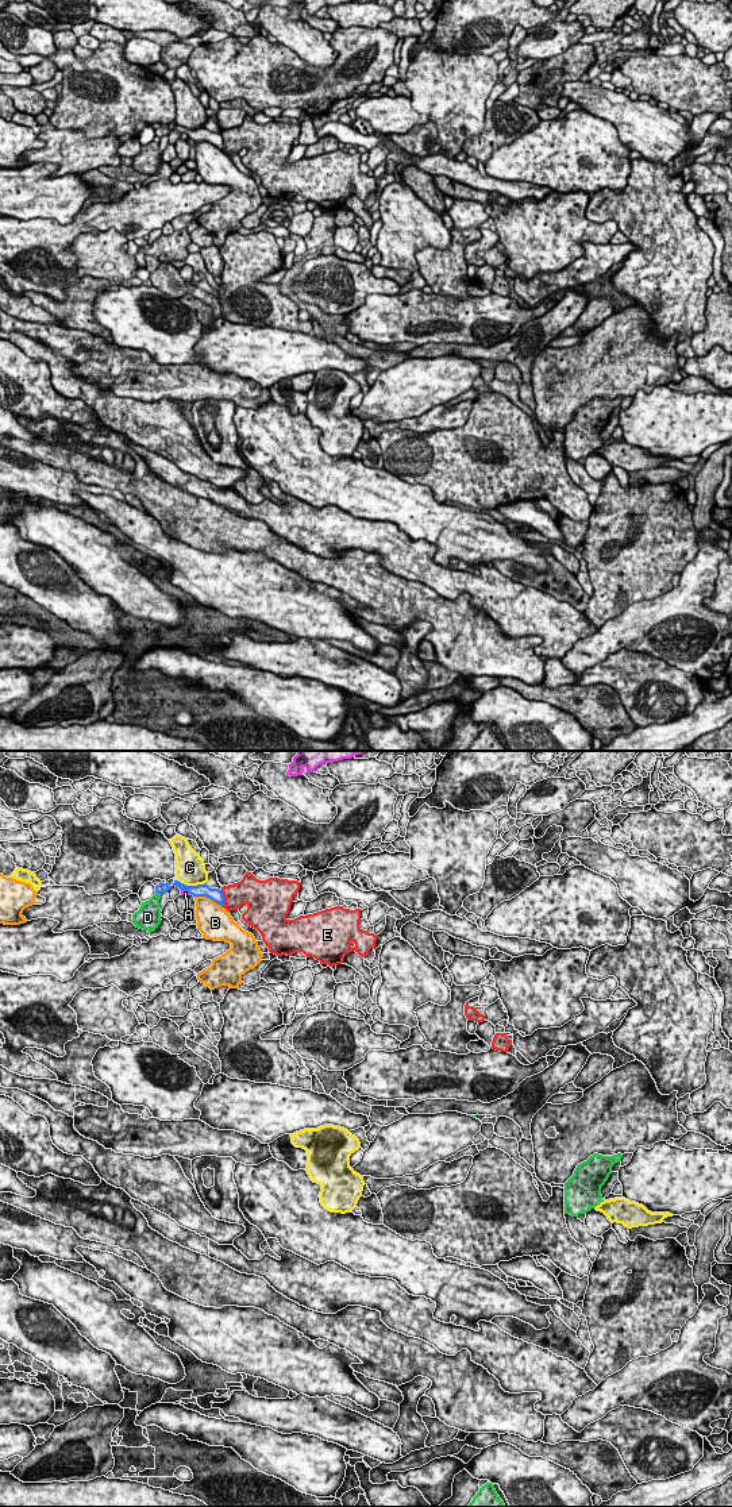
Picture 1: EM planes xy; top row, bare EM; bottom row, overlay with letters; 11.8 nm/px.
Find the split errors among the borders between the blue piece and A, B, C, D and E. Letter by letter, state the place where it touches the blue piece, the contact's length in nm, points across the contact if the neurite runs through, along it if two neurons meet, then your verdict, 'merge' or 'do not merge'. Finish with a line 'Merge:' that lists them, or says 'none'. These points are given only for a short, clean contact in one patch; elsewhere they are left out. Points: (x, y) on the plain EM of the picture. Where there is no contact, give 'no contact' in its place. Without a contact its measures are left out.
A: contact xy (185, 133); length 120 nm; border xy (181, 133), (189, 137); do not merge
B: contact xy (208, 141); length 360 nm; do not merge
C: contact xy (192, 130); length 360 nm; do not merge
D: contact xy (158, 137); length 70 nm; do not merge
E: contact xy (223, 142); length 220 nm; do not merge
Merge: none

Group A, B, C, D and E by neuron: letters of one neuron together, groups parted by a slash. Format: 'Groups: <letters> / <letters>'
Groups: A / B / C / D / E

